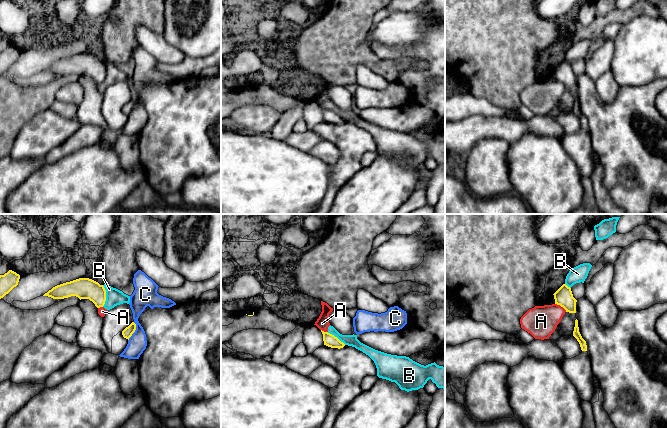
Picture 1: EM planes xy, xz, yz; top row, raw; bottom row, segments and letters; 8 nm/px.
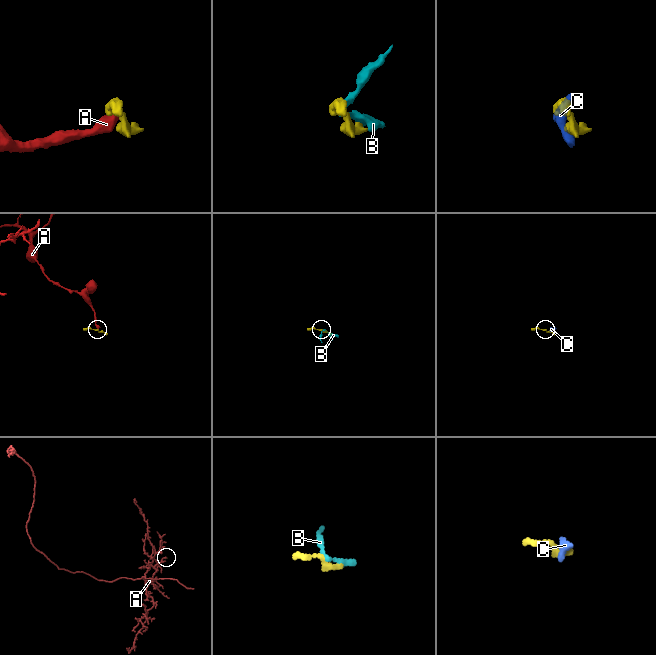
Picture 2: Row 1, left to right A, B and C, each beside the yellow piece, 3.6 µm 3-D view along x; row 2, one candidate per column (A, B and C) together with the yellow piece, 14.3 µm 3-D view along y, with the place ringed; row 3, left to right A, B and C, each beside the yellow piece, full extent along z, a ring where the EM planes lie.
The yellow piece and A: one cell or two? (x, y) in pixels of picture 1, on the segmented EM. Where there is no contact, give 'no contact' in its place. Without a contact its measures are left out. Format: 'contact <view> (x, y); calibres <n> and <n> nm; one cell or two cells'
contact yz (561, 306); calibres 150 and 260 nm; two cells

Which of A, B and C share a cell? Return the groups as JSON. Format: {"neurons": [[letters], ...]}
{"neurons": [["A", "B"], ["C"]]}

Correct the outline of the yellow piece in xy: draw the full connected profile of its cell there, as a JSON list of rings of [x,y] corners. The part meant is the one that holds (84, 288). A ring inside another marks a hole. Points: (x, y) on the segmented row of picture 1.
[[[79,278],[53,287],[43,296],[53,299],[64,299],[76,296],[89,299],[97,308],[103,307],[106,301],[106,290],[103,285],[89,278]]]

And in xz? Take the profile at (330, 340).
[[[322,331],[323,334],[323,341],[324,341],[324,345],[331,347],[331,348],[343,348],[345,346],[345,344],[343,342],[341,342],[337,337],[335,337],[334,335],[328,333],[328,332],[324,332]]]

